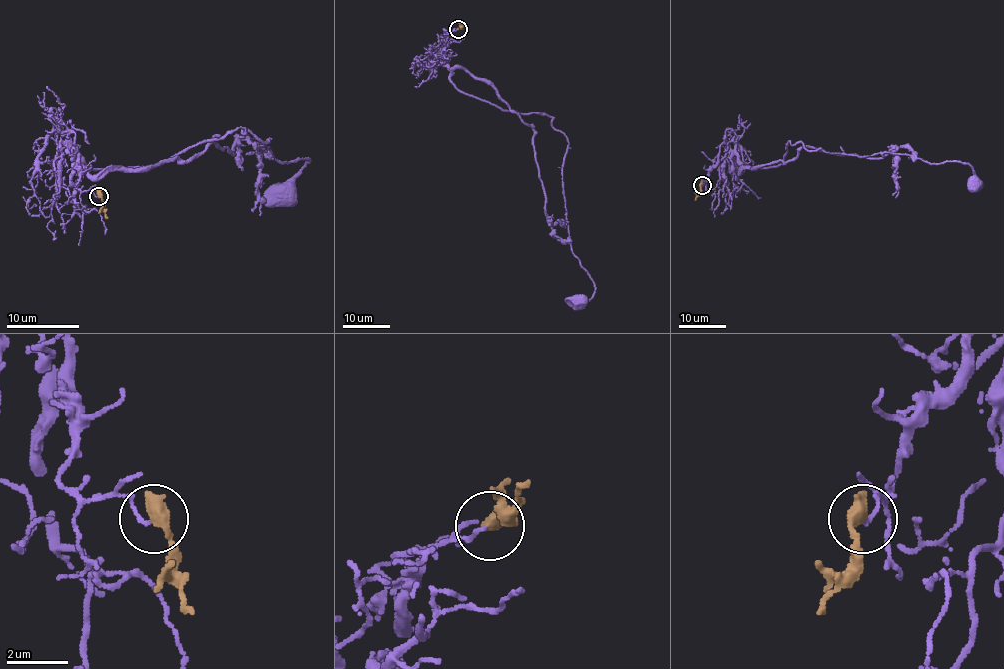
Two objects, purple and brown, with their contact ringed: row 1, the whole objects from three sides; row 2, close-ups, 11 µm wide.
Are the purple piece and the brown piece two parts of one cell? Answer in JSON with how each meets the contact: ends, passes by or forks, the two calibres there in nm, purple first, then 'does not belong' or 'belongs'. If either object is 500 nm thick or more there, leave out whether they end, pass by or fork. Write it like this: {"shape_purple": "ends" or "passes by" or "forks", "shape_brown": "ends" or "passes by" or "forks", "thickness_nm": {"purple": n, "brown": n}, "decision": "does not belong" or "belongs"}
{"thickness_nm": {"purple": 100, "brown": 500}, "decision": "does not belong"}

